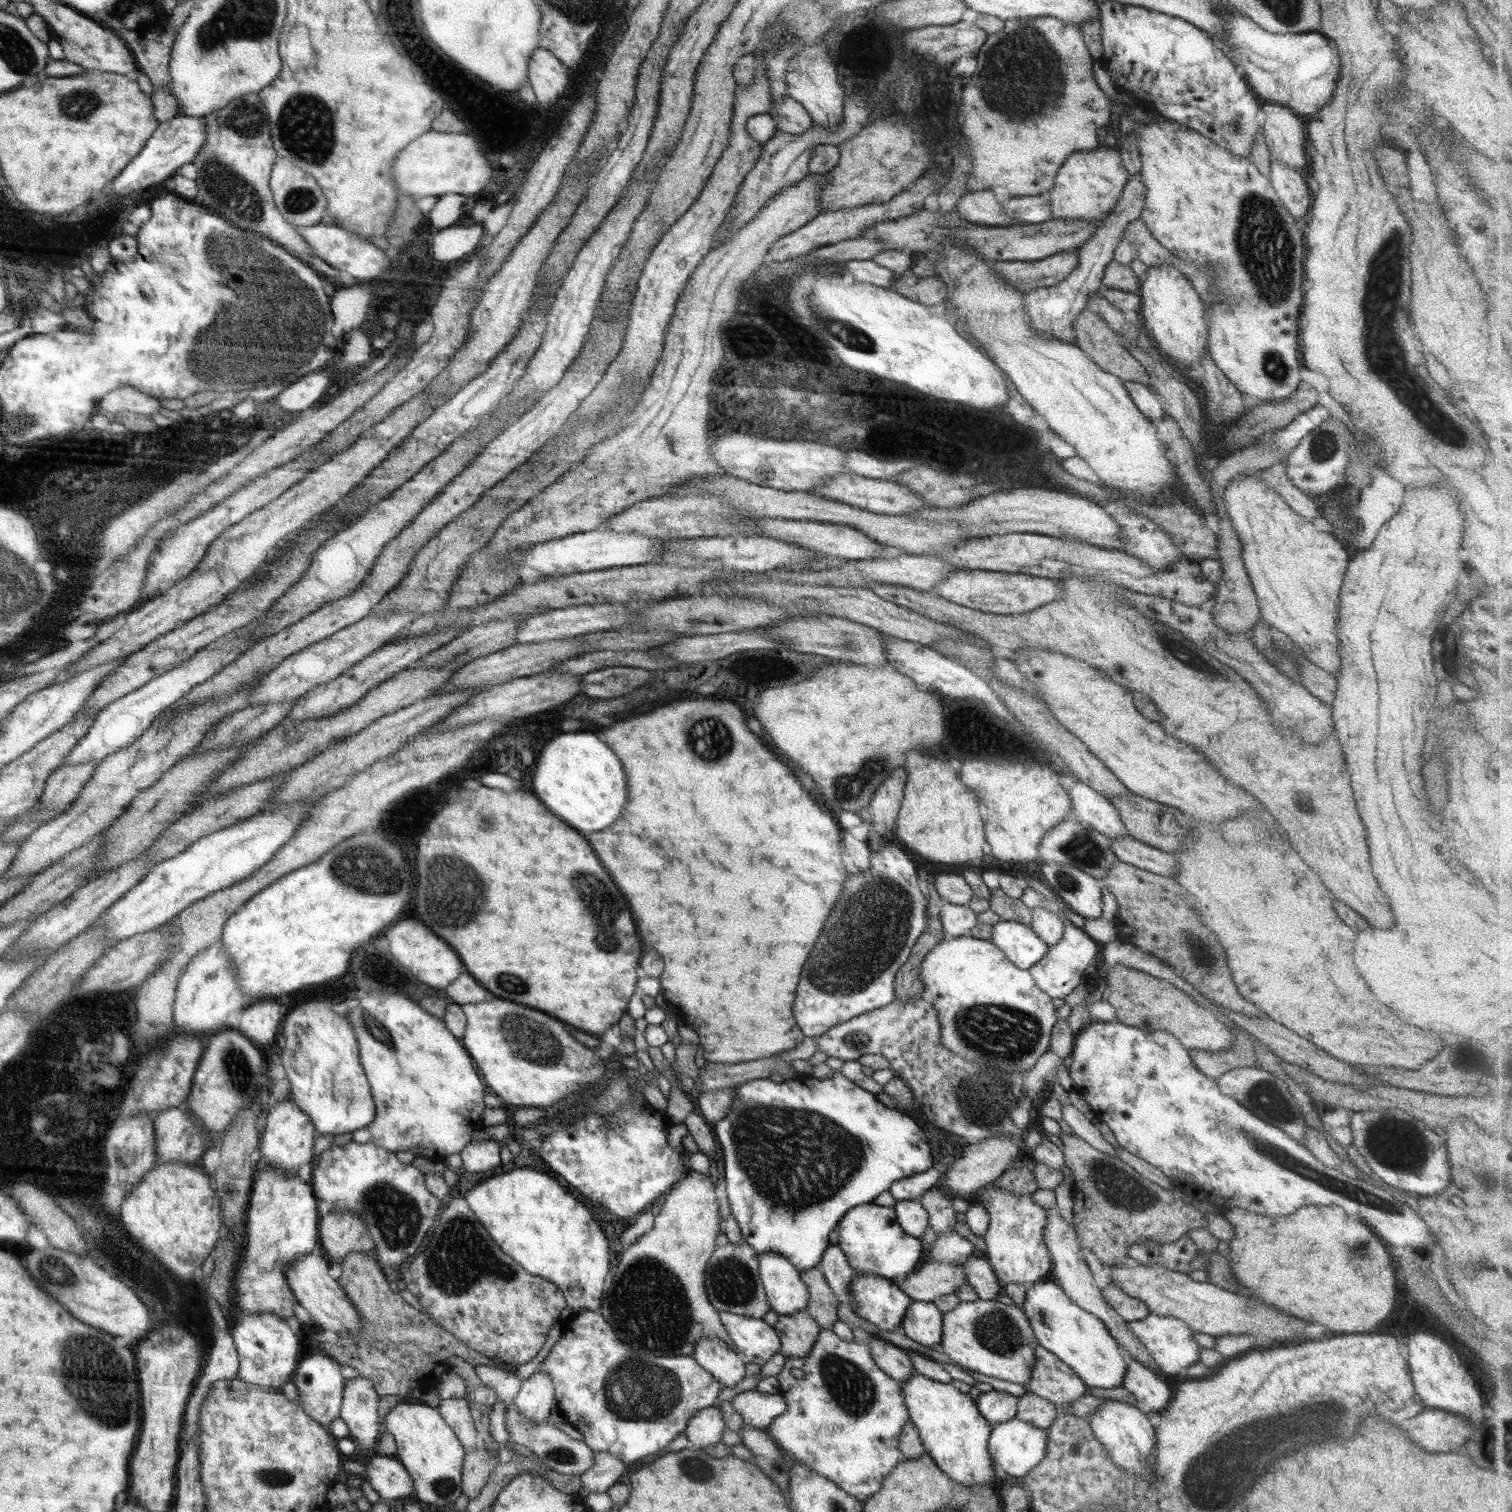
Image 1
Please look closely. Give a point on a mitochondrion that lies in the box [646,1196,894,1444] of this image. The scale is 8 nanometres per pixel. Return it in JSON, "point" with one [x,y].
{"point":[849,1386]}

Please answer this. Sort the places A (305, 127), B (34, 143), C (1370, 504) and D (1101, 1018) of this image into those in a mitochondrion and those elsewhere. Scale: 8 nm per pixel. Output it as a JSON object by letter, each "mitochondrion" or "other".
{"A":"mitochondrion","B":"other","C":"other","D":"other"}

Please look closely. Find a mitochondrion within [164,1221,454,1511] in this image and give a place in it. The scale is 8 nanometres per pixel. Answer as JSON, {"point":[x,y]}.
{"point":[276,1477]}

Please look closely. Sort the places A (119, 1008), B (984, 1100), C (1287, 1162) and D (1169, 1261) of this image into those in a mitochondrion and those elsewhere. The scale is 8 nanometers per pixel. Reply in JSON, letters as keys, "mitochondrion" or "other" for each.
{"A":"other","B":"mitochondrion","C":"mitochondrion","D":"other"}

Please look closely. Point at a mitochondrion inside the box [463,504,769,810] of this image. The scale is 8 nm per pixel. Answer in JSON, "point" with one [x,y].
{"point":[710,739]}

